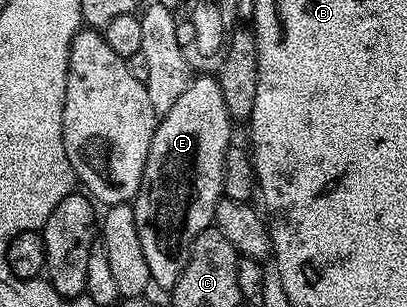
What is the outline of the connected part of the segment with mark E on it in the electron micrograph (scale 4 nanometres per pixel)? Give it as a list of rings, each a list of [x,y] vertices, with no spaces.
[[[214,76],[195,77],[193,81],[191,81],[189,88],[184,92],[184,96],[180,96],[180,100],[176,100],[176,104],[172,104],[172,108],[168,108],[168,112],[159,117],[158,126],[154,129],[154,135],[152,136],[152,148],[148,148],[148,160],[144,164],[142,183],[138,189],[138,195],[132,200],[134,215],[136,216],[136,232],[140,232],[140,245],[144,248],[144,257],[148,260],[150,281],[155,287],[166,286],[166,288],[172,288],[177,284],[186,267],[186,261],[188,260],[190,249],[196,240],[196,236],[200,236],[200,232],[211,229],[212,223],[214,222],[214,213],[217,210],[217,204],[224,198],[223,170],[225,169],[225,156],[226,150],[232,145],[230,126],[232,127],[232,119],[228,108],[224,104],[224,96],[220,92],[218,79]]]

